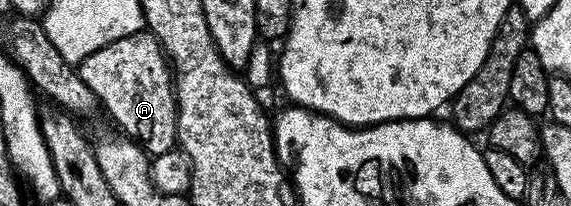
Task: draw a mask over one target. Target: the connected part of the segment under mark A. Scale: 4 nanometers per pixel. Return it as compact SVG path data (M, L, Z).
M136 32L95 50L95 54L87 54L87 58L80 62L79 71L83 82L87 82L89 89L97 96L98 105L109 111L110 118L125 131L122 133L128 139L136 140L150 157L174 151L177 144L177 93L173 87L170 61L152 32Z

